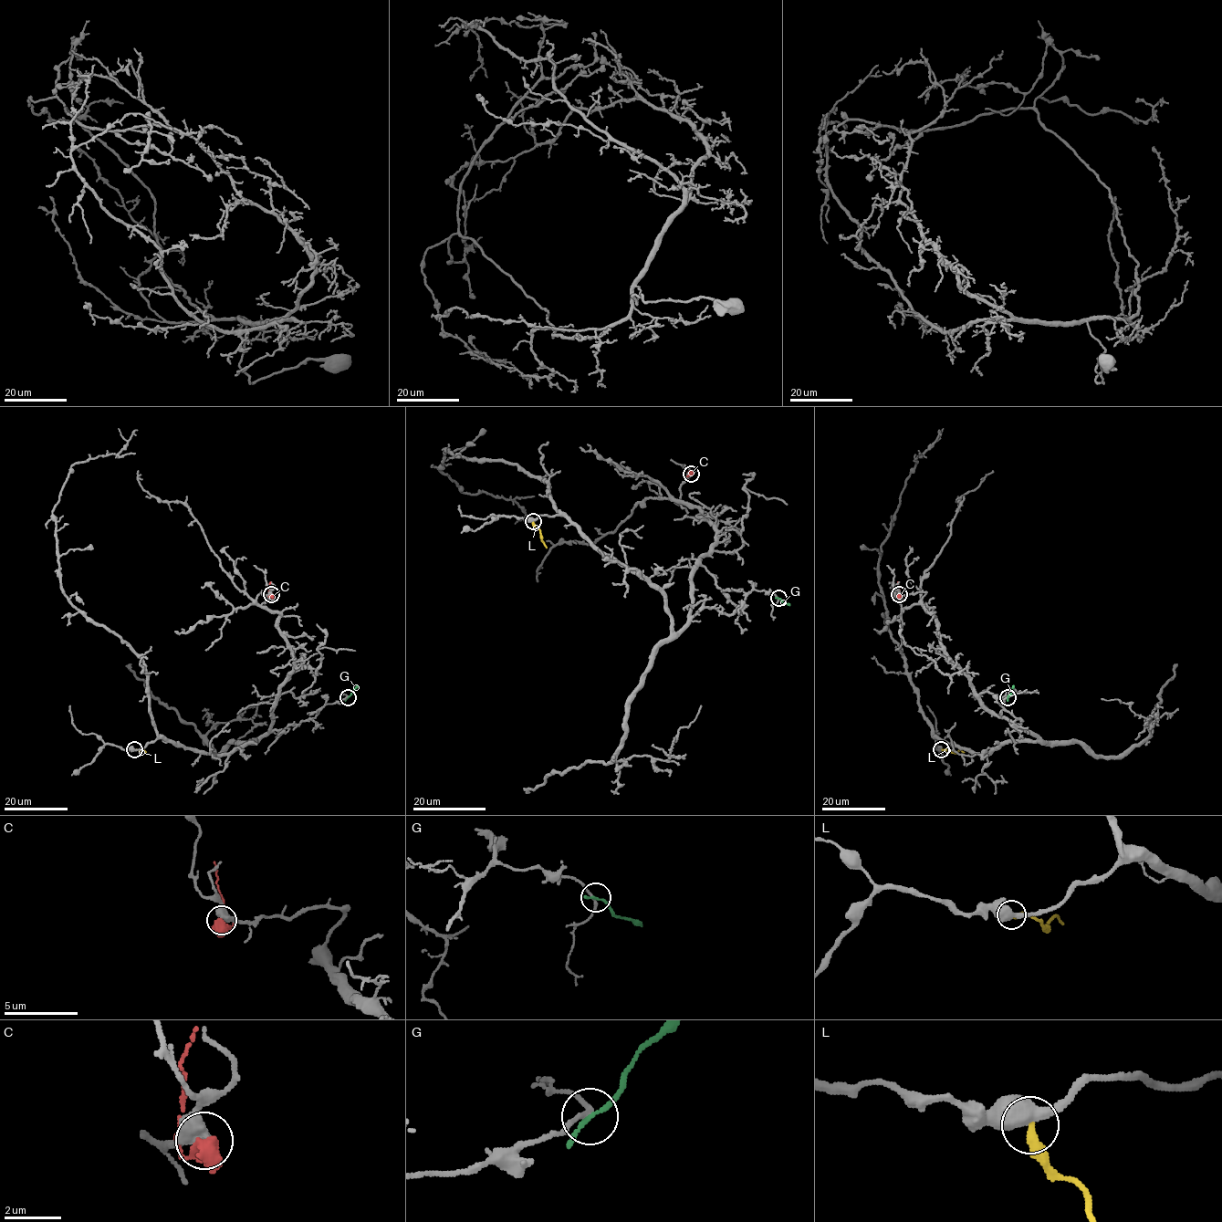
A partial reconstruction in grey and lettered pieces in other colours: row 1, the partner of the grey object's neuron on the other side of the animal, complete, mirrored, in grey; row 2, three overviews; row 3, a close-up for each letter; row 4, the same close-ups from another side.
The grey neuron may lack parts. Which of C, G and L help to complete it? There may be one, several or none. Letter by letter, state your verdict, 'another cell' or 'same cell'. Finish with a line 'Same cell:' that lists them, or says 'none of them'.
C: another cell
G: another cell
L: another cell
Same cell: none of them

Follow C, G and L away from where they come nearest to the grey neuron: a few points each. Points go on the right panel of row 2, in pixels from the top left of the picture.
C: (899, 594), (898, 581)
G: (1007, 697), (1014, 685)
L: (941, 749), (964, 752)

